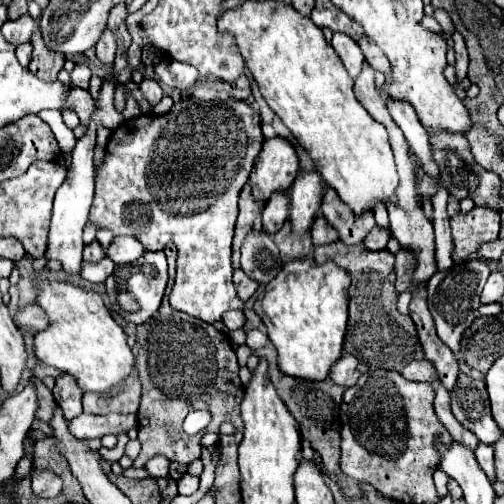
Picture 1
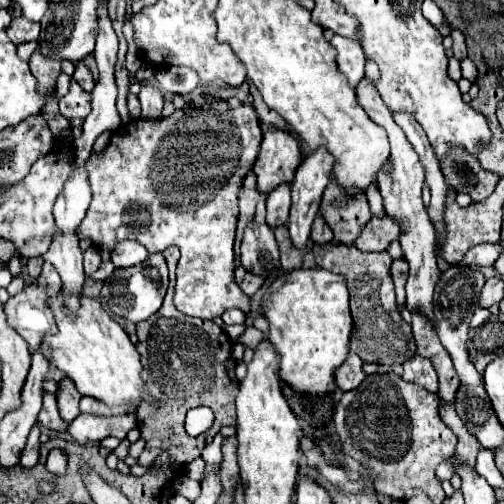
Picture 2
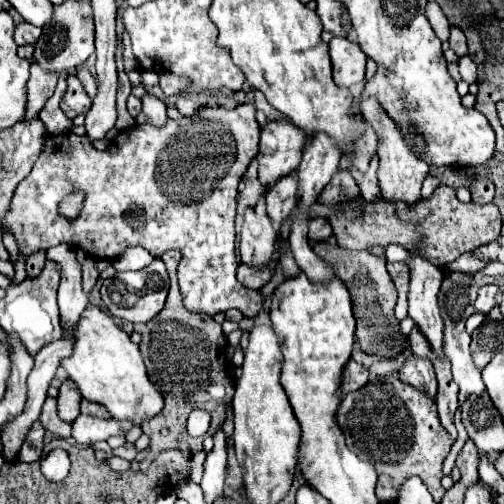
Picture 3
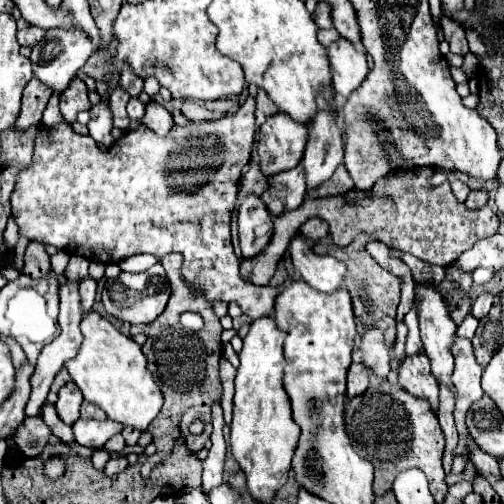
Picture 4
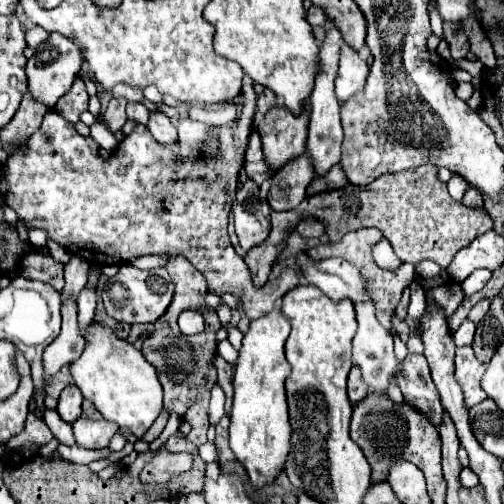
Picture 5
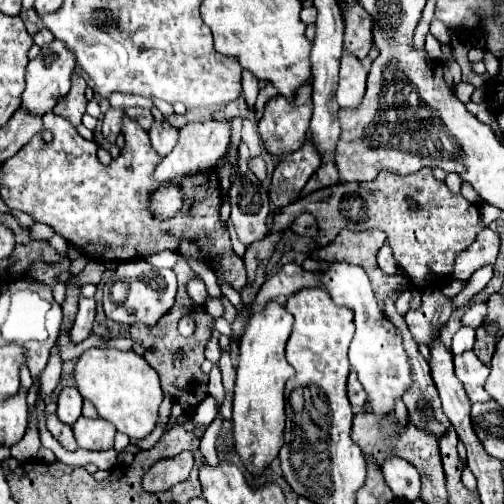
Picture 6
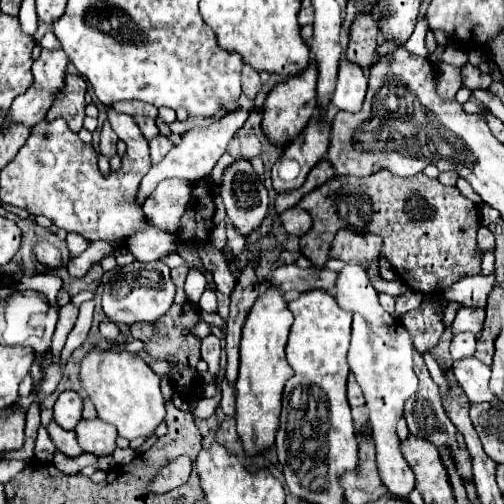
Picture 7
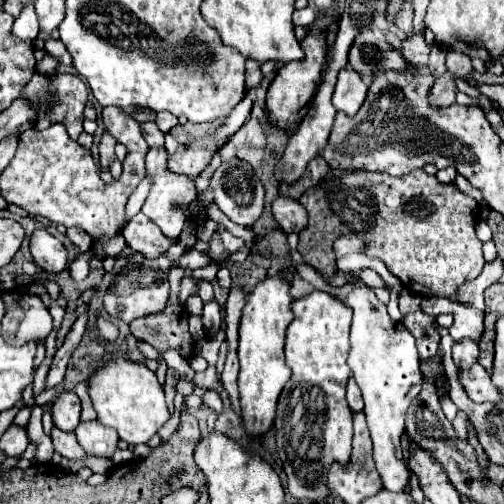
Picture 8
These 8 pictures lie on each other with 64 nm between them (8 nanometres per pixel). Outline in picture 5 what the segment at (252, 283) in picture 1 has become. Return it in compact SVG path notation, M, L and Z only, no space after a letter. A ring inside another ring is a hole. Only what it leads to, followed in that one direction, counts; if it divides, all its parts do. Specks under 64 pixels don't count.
M424 164L406 172L382 174L376 182L364 188L356 184L346 184L344 188L332 192L320 192L308 196L292 210L272 212L270 236L264 240L264 244L250 248L244 256L254 286L266 284L274 258L280 254L288 234L296 228L296 224L304 216L318 218L324 224L330 242L340 240L346 232L374 226L382 230L384 238L390 240L396 256L402 262L418 266L422 260L432 260L440 268L448 268L458 250L466 248L476 236L492 230L492 218L484 208L468 208L460 200L454 200L448 194L446 184L438 180L436 172L438 172L436 166Z

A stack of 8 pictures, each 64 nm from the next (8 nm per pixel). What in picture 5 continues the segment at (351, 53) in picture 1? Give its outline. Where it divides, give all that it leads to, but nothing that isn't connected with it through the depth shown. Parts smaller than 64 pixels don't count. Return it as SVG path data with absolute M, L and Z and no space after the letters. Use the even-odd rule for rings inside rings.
M350 46L340 50L340 68L336 78L336 96L340 102L350 100L356 92L362 92L368 76L368 64Z

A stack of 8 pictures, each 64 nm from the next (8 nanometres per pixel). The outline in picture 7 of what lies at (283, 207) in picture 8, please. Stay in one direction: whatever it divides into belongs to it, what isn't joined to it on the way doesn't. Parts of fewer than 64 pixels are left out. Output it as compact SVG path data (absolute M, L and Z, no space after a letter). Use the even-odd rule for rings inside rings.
M296 206L286 208L284 212L280 212L280 214L278 214L278 220L280 220L282 226L286 228L286 232L288 232L288 234L294 234L294 236L306 234L306 232L310 230L310 226L312 226L310 214L308 214L306 210L302 210L302 208L296 208Z

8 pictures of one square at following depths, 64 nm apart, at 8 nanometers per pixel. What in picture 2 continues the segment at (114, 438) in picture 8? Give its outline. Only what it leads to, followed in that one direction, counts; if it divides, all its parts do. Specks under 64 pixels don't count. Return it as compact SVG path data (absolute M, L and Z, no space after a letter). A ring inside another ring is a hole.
M80 414L68 426L68 432L78 444L88 444L88 442L100 442L106 436L116 436L124 440L132 428L136 428L136 416L130 416L130 414L112 416L112 418Z

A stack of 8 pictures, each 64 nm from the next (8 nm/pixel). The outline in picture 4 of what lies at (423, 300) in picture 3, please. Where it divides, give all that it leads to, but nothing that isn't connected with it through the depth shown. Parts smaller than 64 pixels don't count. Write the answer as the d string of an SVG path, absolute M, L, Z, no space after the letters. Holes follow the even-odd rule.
M416 284L416 294L420 298L420 312L418 312L418 320L420 320L420 338L424 344L424 354L430 360L432 366L432 374L436 376L438 384L444 384L448 388L452 388L452 392L456 394L456 386L452 384L452 368L454 368L454 356L452 356L452 340L456 334L456 324L452 322L452 318L448 316L448 308L442 302L442 296L436 292L436 288L432 286L424 286L424 284Z

